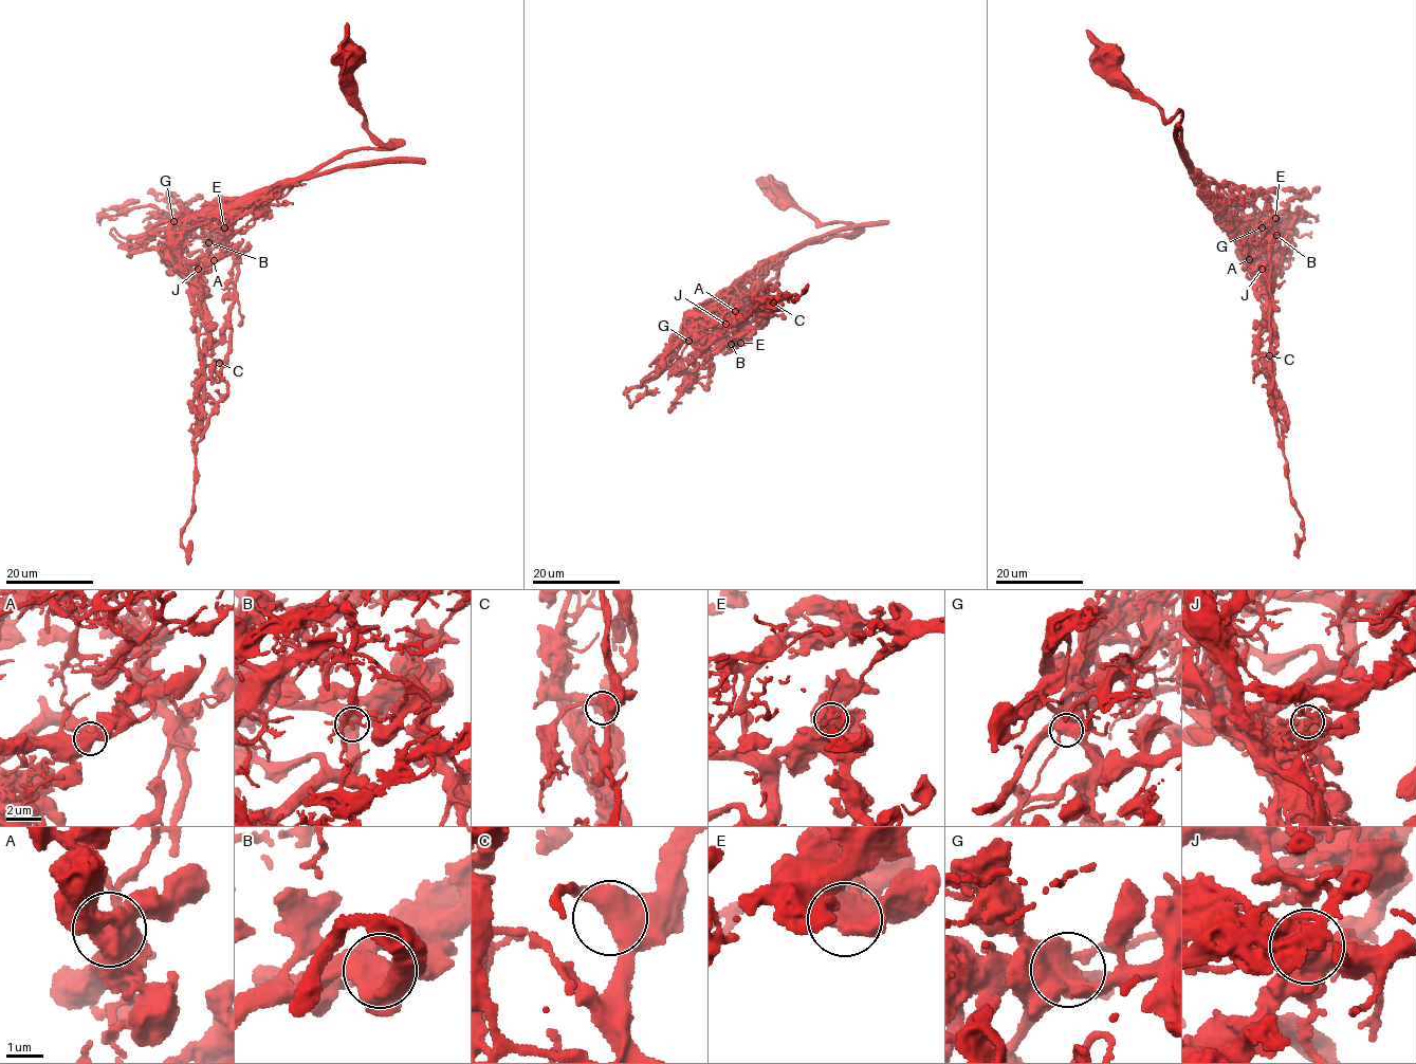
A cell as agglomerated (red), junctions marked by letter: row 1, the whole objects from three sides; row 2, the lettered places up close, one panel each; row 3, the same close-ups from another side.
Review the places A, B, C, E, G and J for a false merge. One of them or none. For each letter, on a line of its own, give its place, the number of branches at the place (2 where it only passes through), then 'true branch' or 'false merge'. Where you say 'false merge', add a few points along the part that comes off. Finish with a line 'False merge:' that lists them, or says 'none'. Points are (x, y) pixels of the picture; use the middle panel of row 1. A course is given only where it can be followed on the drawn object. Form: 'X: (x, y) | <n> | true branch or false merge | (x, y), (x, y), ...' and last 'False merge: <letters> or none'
A: (735, 311) | 3 | false merge | (735, 310), (706, 312), (687, 318), (684, 326), (786, 253), (825, 235), (887, 221)
B: (731, 344) | 3 | true branch
C: (773, 303) | 3 | true branch
E: (740, 343) | 3 | true branch
G: (688, 341) | 3 | true branch
J: (725, 324) | 3 | true branch
False merge: A

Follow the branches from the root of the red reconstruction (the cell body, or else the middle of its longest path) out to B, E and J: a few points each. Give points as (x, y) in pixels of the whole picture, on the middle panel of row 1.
B: (780, 198), (786, 195), (820, 222), (850, 223), (853, 232), (789, 252), (777, 264), (769, 299), (731, 344)
E: (780, 198), (820, 222), (850, 223), (853, 232), (807, 242), (782, 258), (769, 299), (742, 325), (740, 343)
J: (780, 198), (820, 222), (850, 223), (851, 237), (829, 236), (764, 261), (730, 288), (739, 305), (725, 324)

